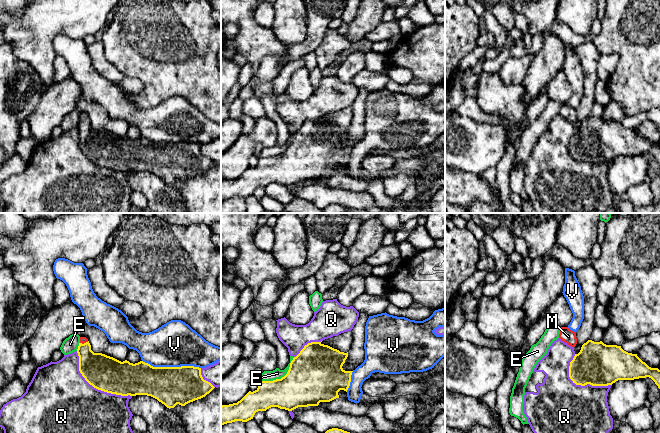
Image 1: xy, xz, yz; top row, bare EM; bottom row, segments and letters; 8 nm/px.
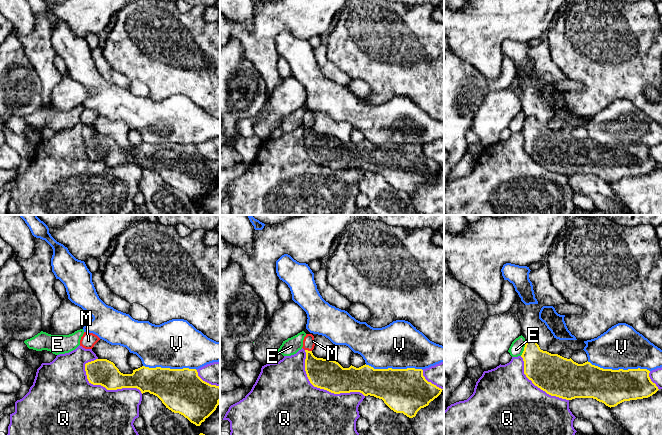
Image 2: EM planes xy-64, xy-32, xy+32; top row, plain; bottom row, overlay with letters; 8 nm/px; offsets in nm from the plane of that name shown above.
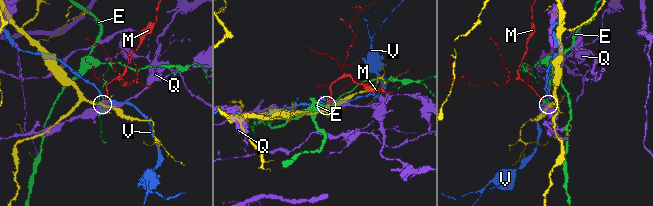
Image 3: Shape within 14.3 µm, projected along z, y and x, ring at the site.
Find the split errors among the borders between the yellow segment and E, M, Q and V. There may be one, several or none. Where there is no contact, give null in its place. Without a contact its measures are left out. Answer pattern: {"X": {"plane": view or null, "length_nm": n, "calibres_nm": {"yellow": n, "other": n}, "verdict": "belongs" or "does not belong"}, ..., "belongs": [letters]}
{"E": {"plane": "xz", "length_nm": 340, "calibres_nm": {"yellow": 420, "other": 80}, "verdict": "does not belong"}, "M": {"plane": "xy", "length_nm": 70, "calibres_nm": {"yellow": 280, "other": 50}, "verdict": "belongs"}, "Q": {"plane": "xy", "length_nm": 600, "calibres_nm": {"yellow": 280, "other": 460}, "verdict": "does not belong"}, "V": {"plane": "xy", "length_nm": 480, "calibres_nm": {"yellow": 300, "other": 360}, "verdict": "does not belong"}, "belongs": ["M"]}

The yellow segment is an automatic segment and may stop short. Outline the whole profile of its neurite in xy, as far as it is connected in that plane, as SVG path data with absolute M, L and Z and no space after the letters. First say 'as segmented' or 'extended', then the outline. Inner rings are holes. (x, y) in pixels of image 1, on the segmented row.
extended | M80 337L80 343L77 349L79 356L79 371L85 380L94 388L121 396L147 395L157 399L167 408L174 408L177 404L185 406L195 400L201 399L209 394L215 387L208 381L204 380L201 375L201 368L194 366L181 367L153 367L148 363L140 361L138 363L130 363L125 360L123 362L107 356L102 353L94 353L91 345L86 337Z

